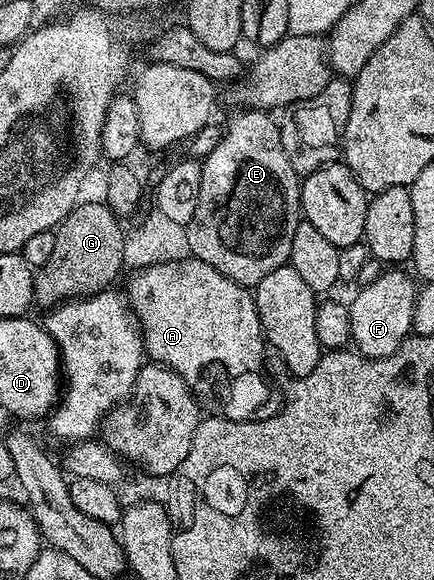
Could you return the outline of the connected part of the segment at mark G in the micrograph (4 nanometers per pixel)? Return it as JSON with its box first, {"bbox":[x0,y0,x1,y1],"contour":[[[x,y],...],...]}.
{"bbox":[34,202,125,310],"contour":[[[80,202],[63,220],[58,228],[54,229],[57,238],[53,255],[49,262],[41,266],[35,273],[35,298],[34,303],[40,304],[43,310],[50,310],[60,304],[66,304],[68,300],[77,300],[84,296],[95,296],[99,292],[106,292],[111,284],[119,276],[119,271],[124,271],[123,241],[125,228],[122,228],[120,217],[116,216],[106,203],[86,204]]]}

